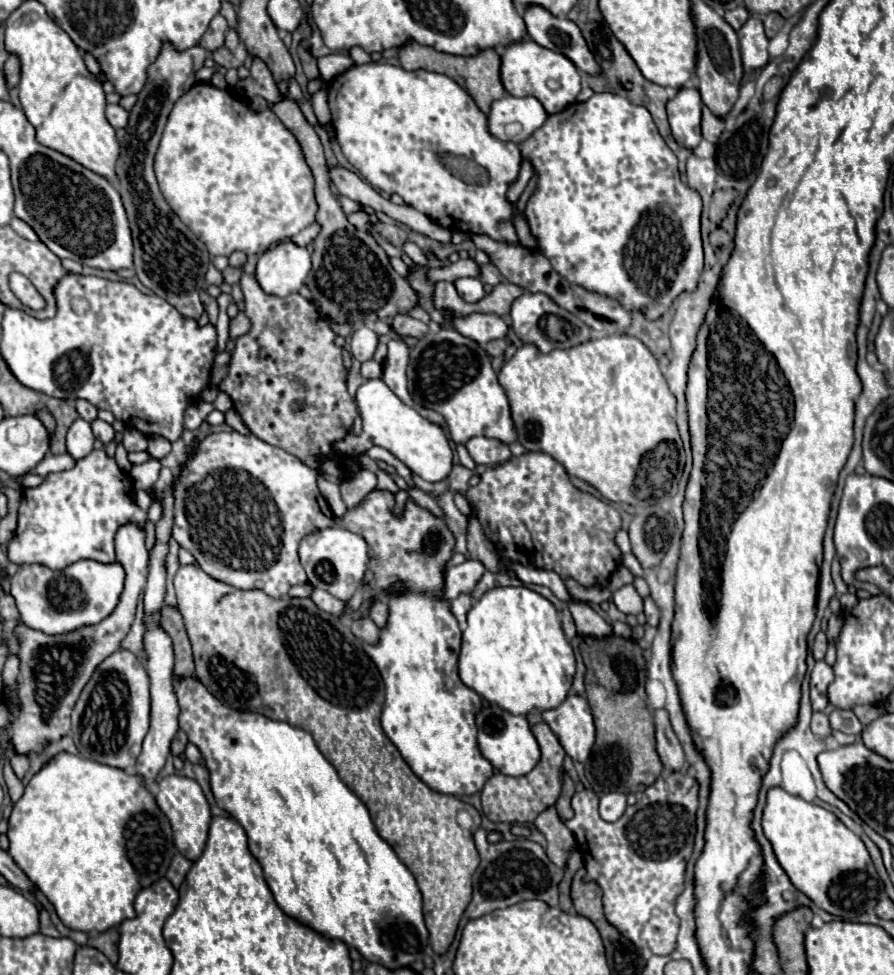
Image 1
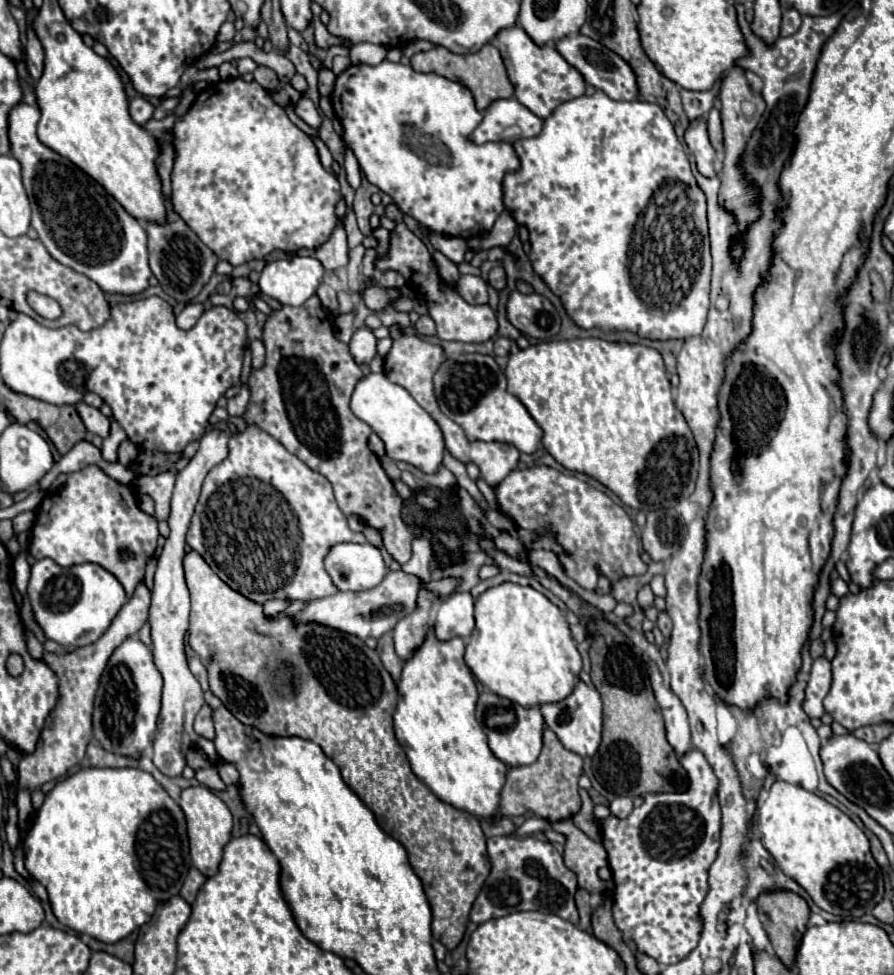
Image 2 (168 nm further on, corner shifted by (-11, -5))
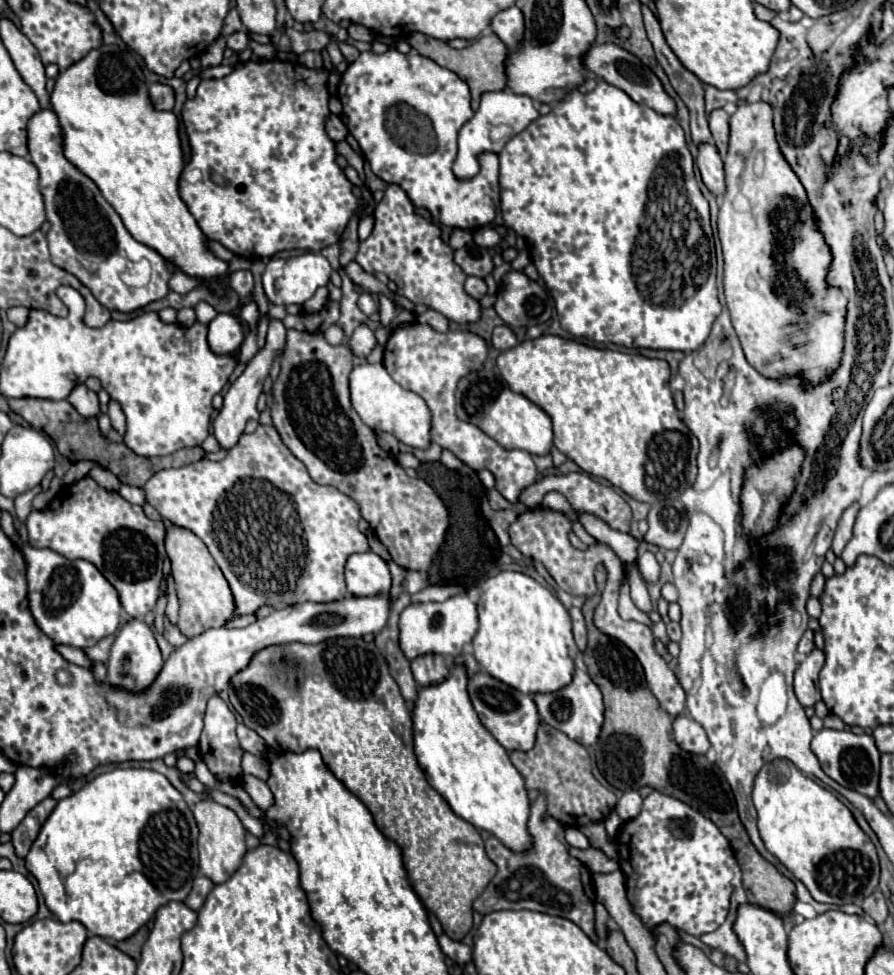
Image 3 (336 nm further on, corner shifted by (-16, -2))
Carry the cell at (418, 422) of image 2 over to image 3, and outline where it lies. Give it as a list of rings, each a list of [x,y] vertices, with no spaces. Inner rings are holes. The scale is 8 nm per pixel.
[[[358,364],[350,374],[350,398],[352,406],[362,418],[364,424],[368,424],[374,432],[390,432],[394,434],[402,444],[428,450],[432,442],[432,412],[428,410],[428,404],[416,394],[406,388],[402,388],[398,382],[390,378],[386,368],[378,364]]]

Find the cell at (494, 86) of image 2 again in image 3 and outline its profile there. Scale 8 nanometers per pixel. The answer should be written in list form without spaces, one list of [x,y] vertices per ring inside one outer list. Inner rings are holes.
[[[418,32],[408,38],[408,44],[418,54],[432,58],[436,64],[444,66],[446,70],[456,72],[464,82],[468,82],[470,92],[472,92],[472,108],[474,110],[476,110],[476,106],[480,106],[480,98],[484,92],[496,92],[496,90],[508,88],[508,76],[506,76],[506,66],[504,66],[504,62],[508,60],[508,48],[502,44],[502,40],[496,34],[480,36],[474,44],[470,44],[468,48],[462,48],[462,50],[454,50],[442,40],[434,40],[428,36],[424,38],[424,34],[418,34]]]

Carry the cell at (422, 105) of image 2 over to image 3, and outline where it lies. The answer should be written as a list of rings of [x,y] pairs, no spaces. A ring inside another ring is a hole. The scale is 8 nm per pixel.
[[[390,48],[388,52],[384,54],[372,54],[372,52],[362,52],[358,56],[358,60],[354,60],[348,70],[342,74],[342,82],[338,84],[338,98],[342,100],[342,108],[344,108],[344,120],[346,120],[346,126],[348,126],[348,132],[356,138],[358,146],[362,148],[362,156],[364,160],[370,164],[372,172],[382,178],[384,182],[388,184],[398,184],[402,186],[402,190],[408,194],[410,202],[416,206],[416,208],[424,208],[430,212],[432,220],[438,222],[438,224],[444,224],[444,226],[450,226],[450,228],[462,228],[462,230],[472,230],[474,226],[486,226],[486,224],[492,224],[494,218],[496,218],[496,210],[498,210],[498,204],[500,204],[500,182],[498,182],[498,154],[492,154],[492,152],[484,152],[480,154],[478,162],[480,162],[480,172],[470,178],[470,180],[460,180],[452,174],[452,164],[456,160],[456,138],[458,138],[458,130],[472,118],[474,110],[470,106],[470,90],[468,90],[468,84],[458,78],[454,72],[438,66],[436,62],[420,56],[418,52],[408,52],[408,54],[400,54],[398,50]]]

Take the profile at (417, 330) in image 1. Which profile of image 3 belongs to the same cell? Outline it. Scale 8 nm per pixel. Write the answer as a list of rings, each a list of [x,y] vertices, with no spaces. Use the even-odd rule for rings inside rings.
[[[432,308],[424,310],[422,314],[418,314],[416,320],[418,320],[420,324],[432,326],[436,332],[448,332],[448,320],[446,320],[440,312],[436,312],[436,310],[432,310]]]

